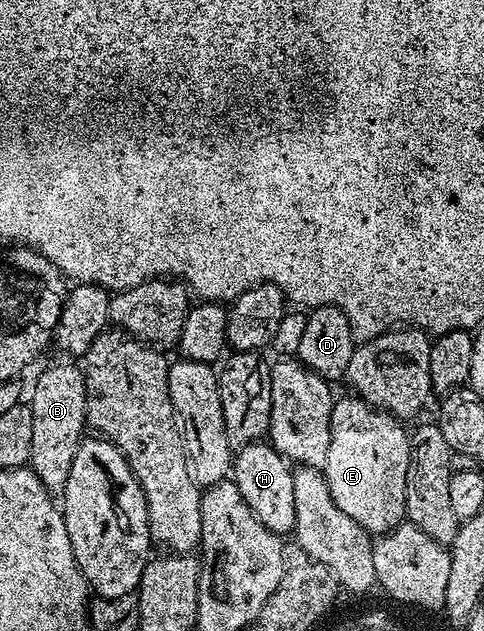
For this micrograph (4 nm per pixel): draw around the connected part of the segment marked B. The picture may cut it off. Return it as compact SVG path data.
M79 364L52 365L40 373L32 389L30 404L34 415L34 439L28 460L33 473L52 495L63 494L70 475L70 463L86 433L86 383Z

